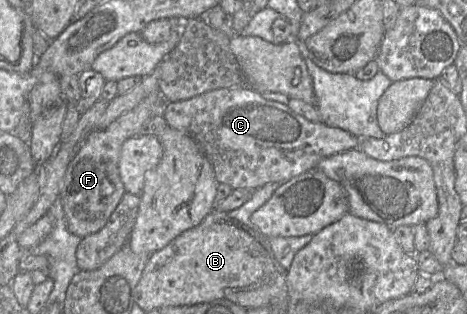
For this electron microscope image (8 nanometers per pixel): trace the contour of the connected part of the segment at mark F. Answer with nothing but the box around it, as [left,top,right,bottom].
[60,91,169,238]

